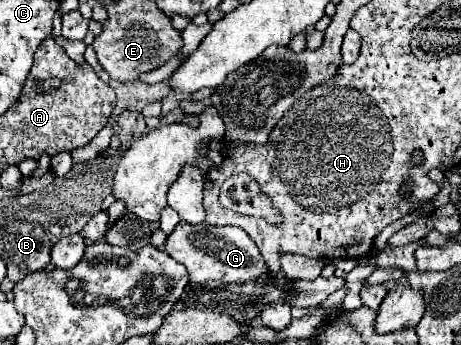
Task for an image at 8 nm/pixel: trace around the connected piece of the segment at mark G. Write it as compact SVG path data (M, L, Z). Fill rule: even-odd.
M180 222L174 232L168 236L164 250L186 266L190 274L190 282L204 280L222 280L222 282L260 282L276 284L276 276L270 274L268 266L264 266L264 258L260 258L260 250L250 240L250 236L236 226L210 226L206 222L194 226L188 222Z

